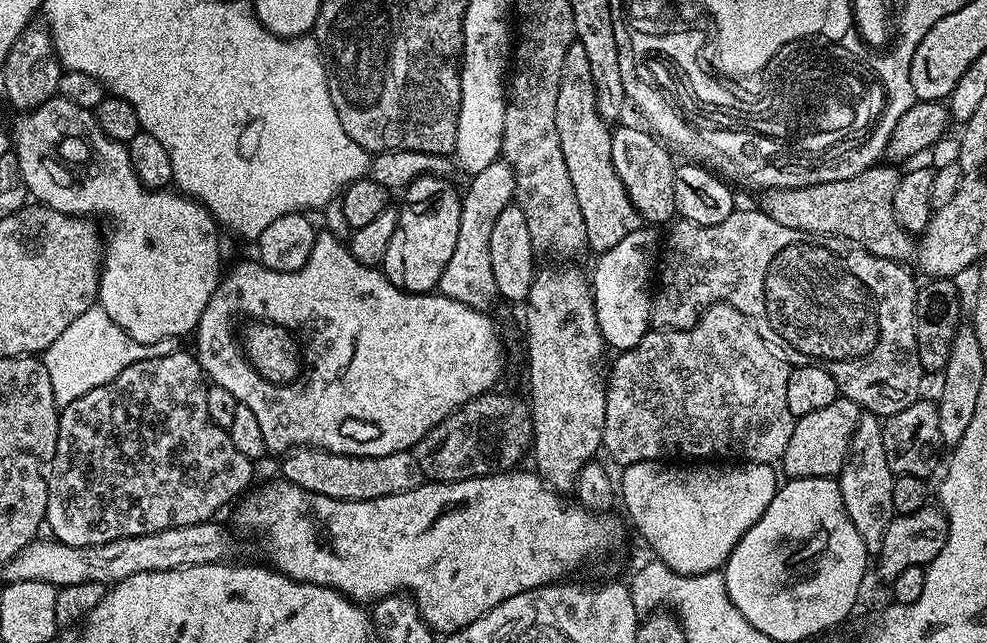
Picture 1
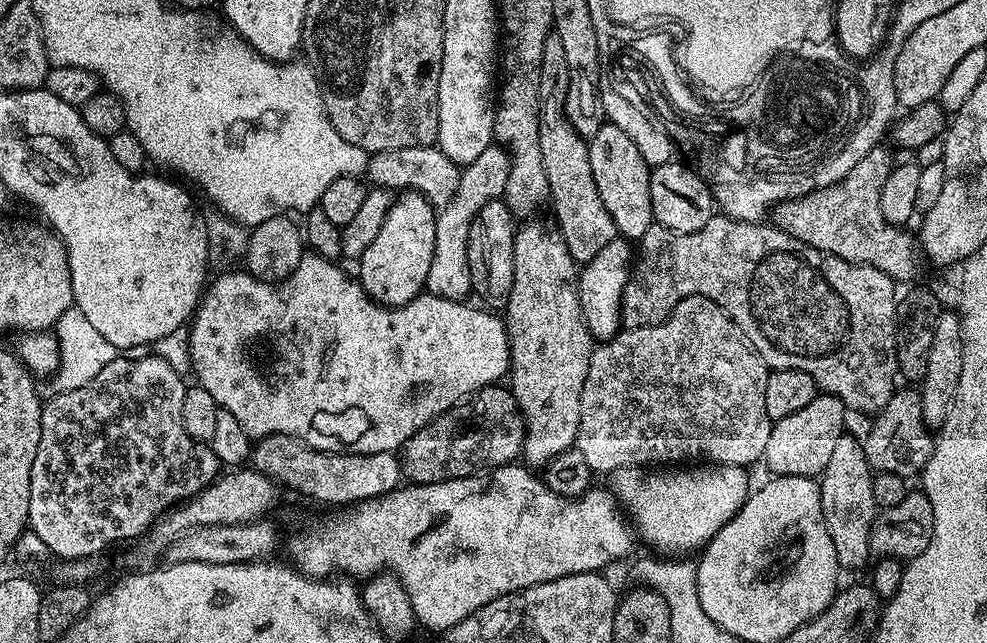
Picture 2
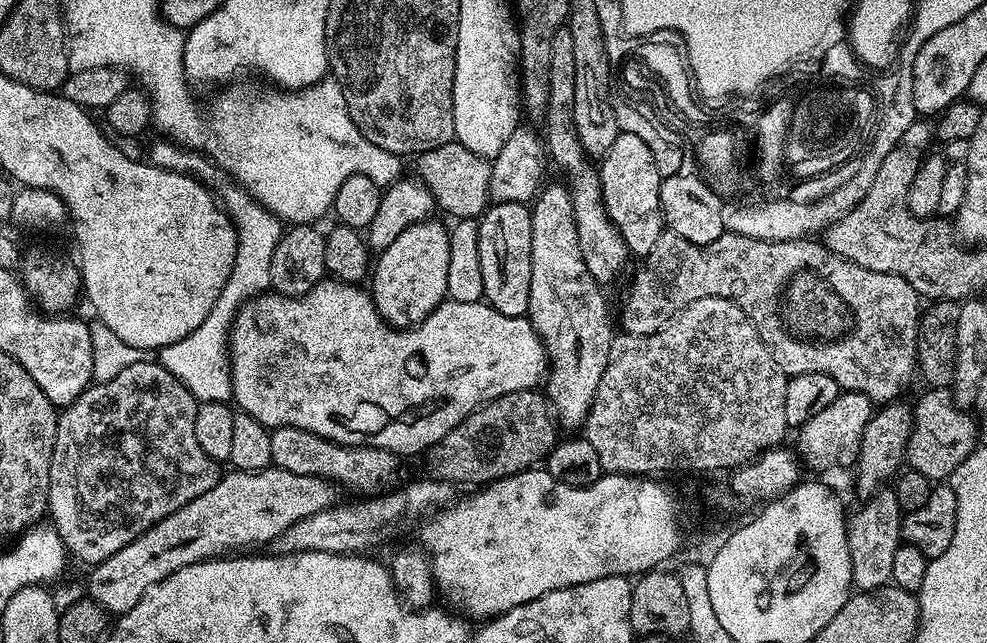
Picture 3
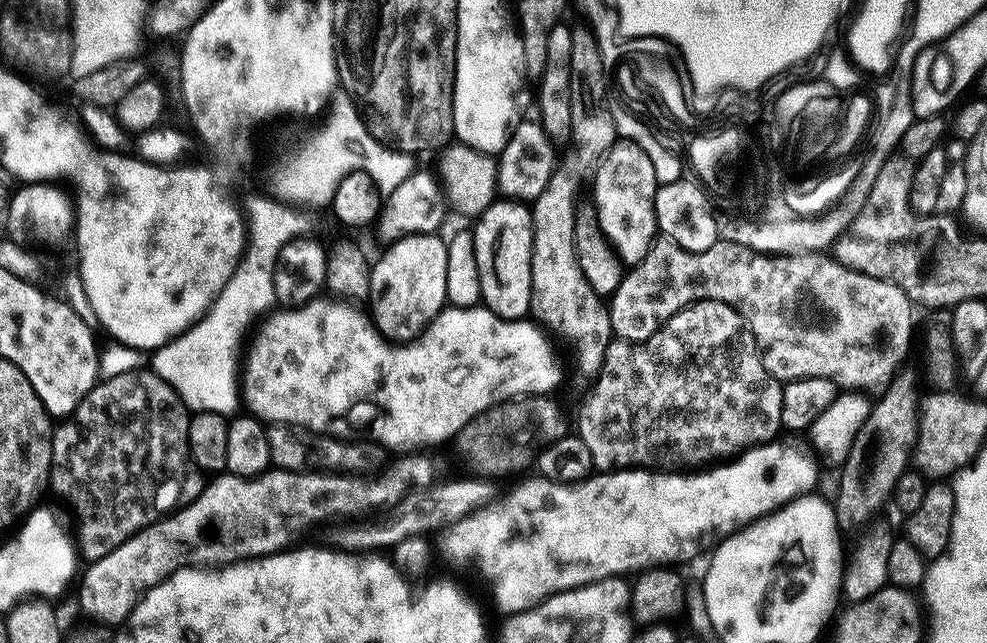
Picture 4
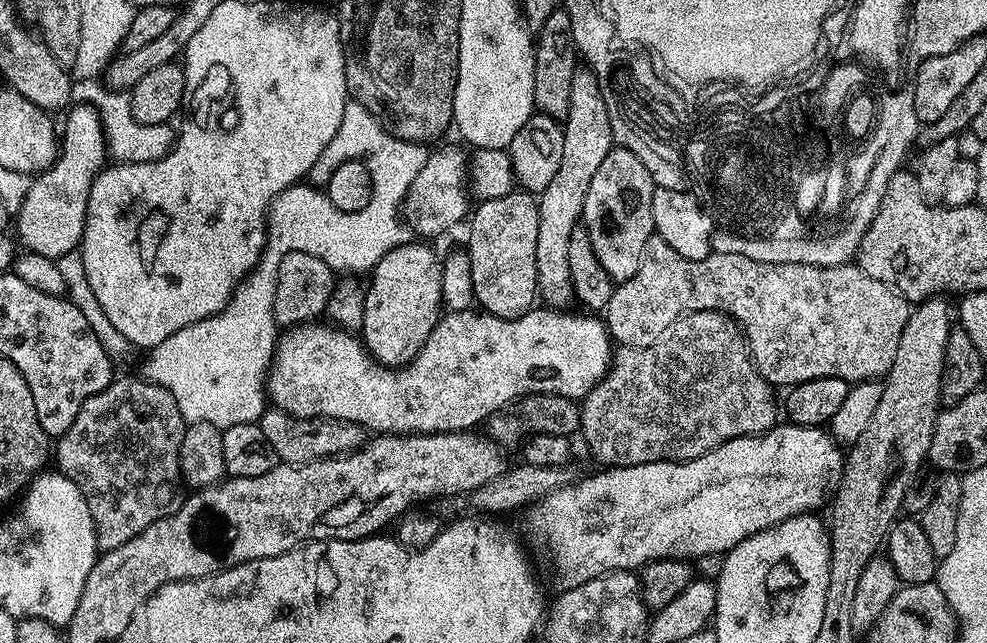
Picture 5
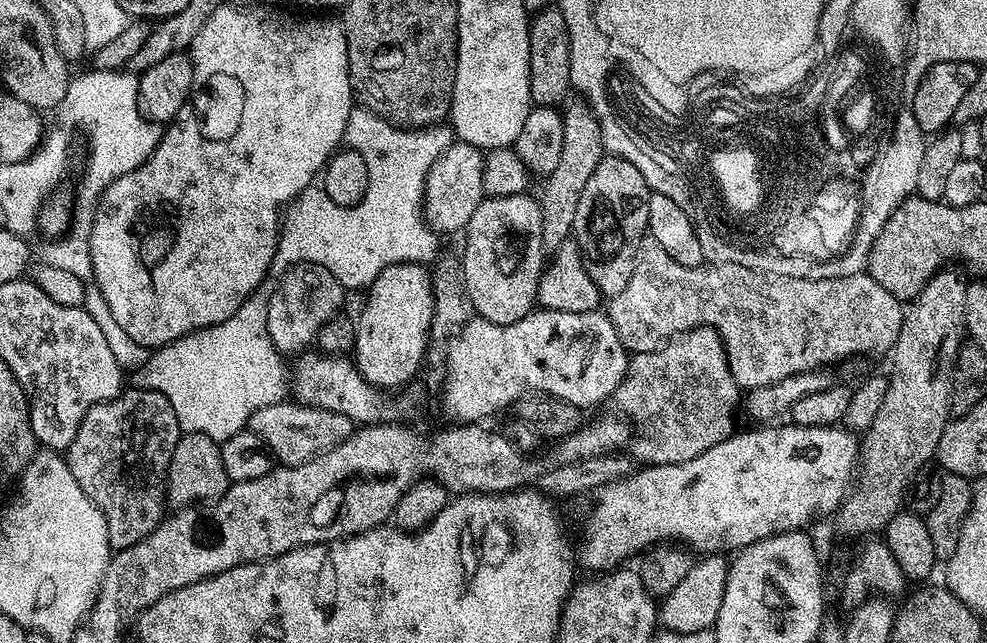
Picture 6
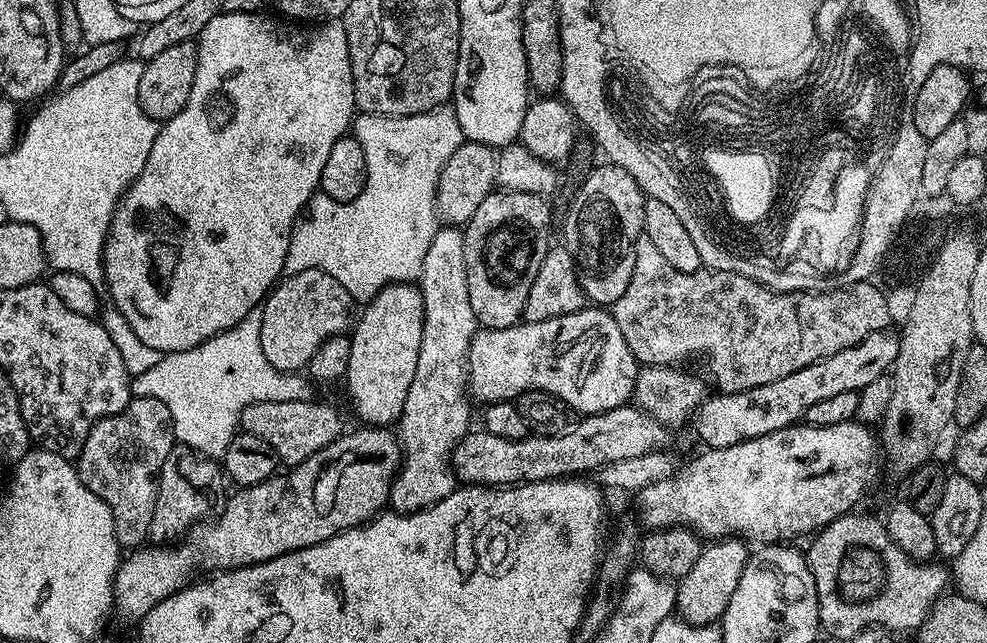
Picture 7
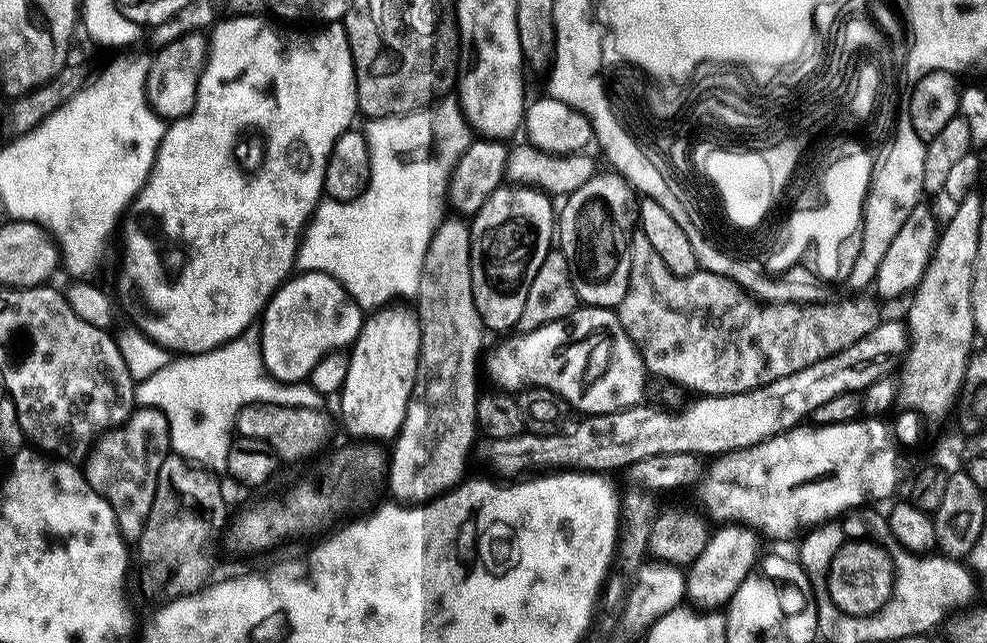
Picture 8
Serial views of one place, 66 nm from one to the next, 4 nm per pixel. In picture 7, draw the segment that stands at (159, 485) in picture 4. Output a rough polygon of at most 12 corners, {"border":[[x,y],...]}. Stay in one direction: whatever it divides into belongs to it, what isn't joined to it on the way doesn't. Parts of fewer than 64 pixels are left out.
{"border":[[135,397],[90,430],[81,481],[121,549],[149,539],[170,410]]}

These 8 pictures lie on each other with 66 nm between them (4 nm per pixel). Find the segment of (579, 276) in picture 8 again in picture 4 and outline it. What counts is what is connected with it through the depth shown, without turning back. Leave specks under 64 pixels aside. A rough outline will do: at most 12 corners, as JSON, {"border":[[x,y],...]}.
{"border":[[617,139],[590,181],[597,225],[624,266],[658,236],[654,162]]}

